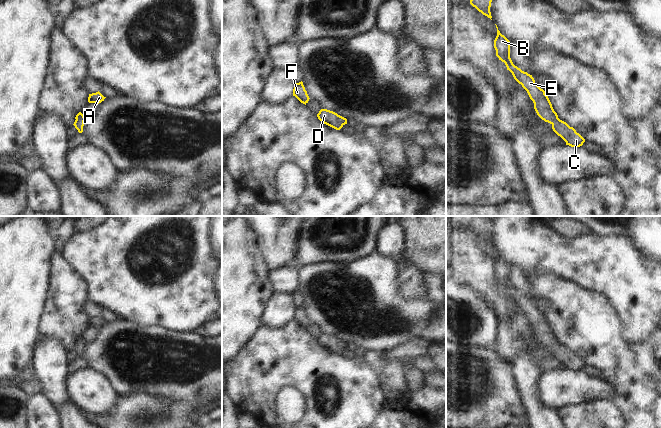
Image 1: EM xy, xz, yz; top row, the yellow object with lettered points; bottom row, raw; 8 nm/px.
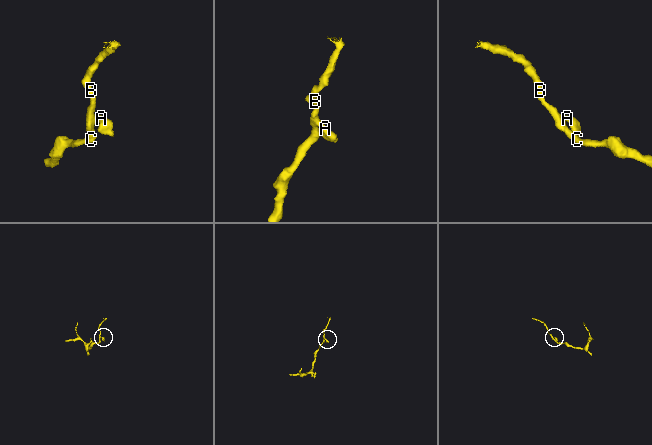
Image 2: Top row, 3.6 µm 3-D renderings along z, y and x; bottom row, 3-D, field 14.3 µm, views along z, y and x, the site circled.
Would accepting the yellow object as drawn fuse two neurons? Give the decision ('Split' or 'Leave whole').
Leave whole

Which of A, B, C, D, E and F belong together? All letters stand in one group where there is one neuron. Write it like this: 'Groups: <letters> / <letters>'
Groups: A B C D E F

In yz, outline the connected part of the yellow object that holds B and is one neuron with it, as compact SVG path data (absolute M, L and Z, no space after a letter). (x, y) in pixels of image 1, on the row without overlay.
M497 249L496 252L497 260L494 264L496 280L505 287L507 294L512 297L514 303L527 315L534 327L537 339L552 349L553 355L566 366L566 369L571 371L582 370L585 363L573 351L570 351L566 346L558 342L545 315L535 307L532 299L522 295L513 288L510 282L510 265L500 257Z

